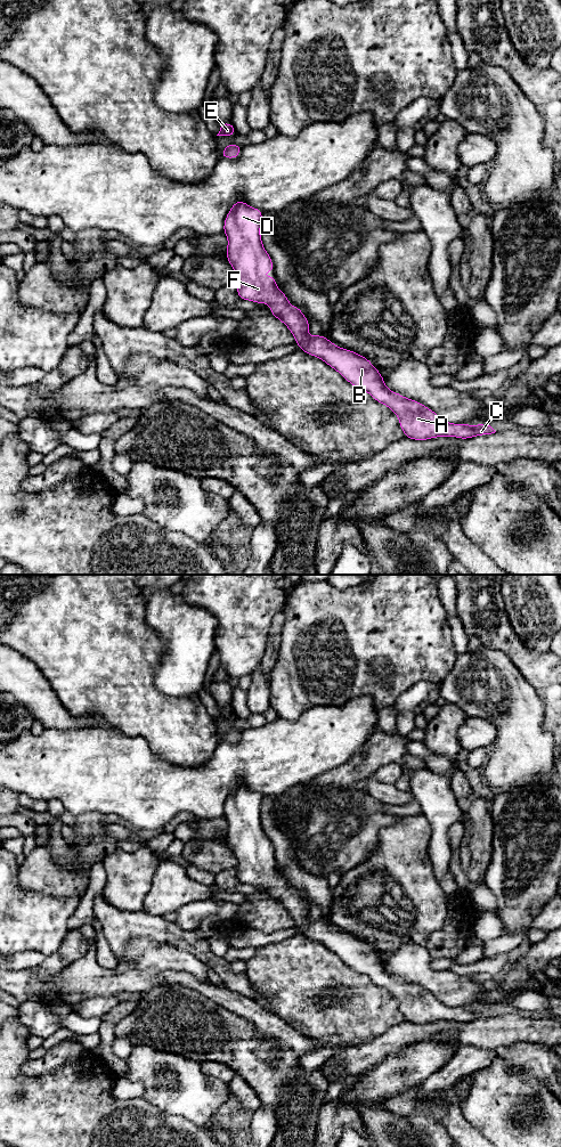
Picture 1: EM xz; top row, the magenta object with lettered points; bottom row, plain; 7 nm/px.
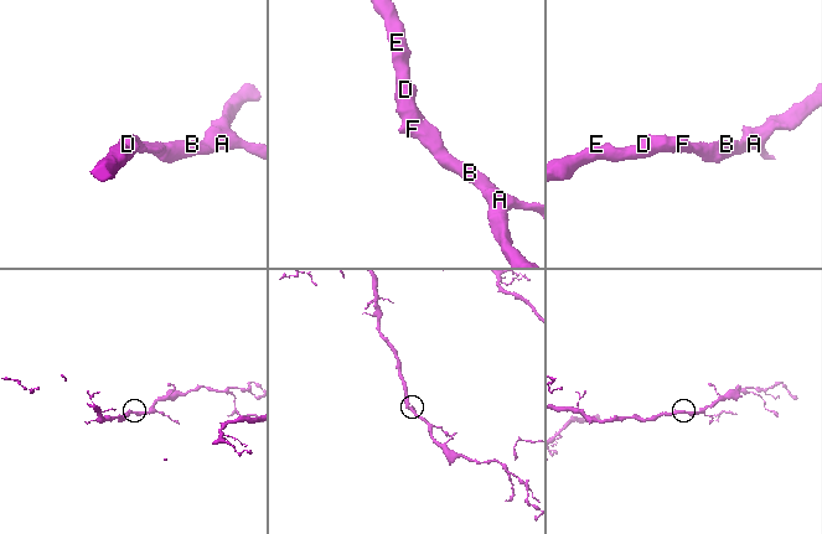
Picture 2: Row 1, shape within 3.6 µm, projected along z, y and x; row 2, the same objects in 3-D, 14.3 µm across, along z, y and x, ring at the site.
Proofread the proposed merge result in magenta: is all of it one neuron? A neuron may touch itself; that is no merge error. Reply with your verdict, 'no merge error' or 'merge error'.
no merge error

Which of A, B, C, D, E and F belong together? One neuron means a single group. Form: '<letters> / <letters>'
A B C D E F

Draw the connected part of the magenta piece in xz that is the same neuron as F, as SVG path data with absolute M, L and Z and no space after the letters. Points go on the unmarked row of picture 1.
M237 784L225 803L223 816L228 822L227 844L237 859L235 869L241 884L270 888L269 895L287 910L300 933L322 943L355 971L367 975L374 984L388 990L398 1000L405 1022L469 1023L496 1016L486 1008L446 1006L423 987L389 974L381 957L367 942L349 933L341 933L323 918L309 919L310 905L303 900L302 894L290 888L286 879L277 871L274 861L260 860L262 855L275 853L261 825L262 797L261 794Z

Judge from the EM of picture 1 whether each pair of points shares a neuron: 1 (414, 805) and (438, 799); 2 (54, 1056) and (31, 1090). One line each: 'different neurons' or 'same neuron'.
1: different neurons
2: different neurons

